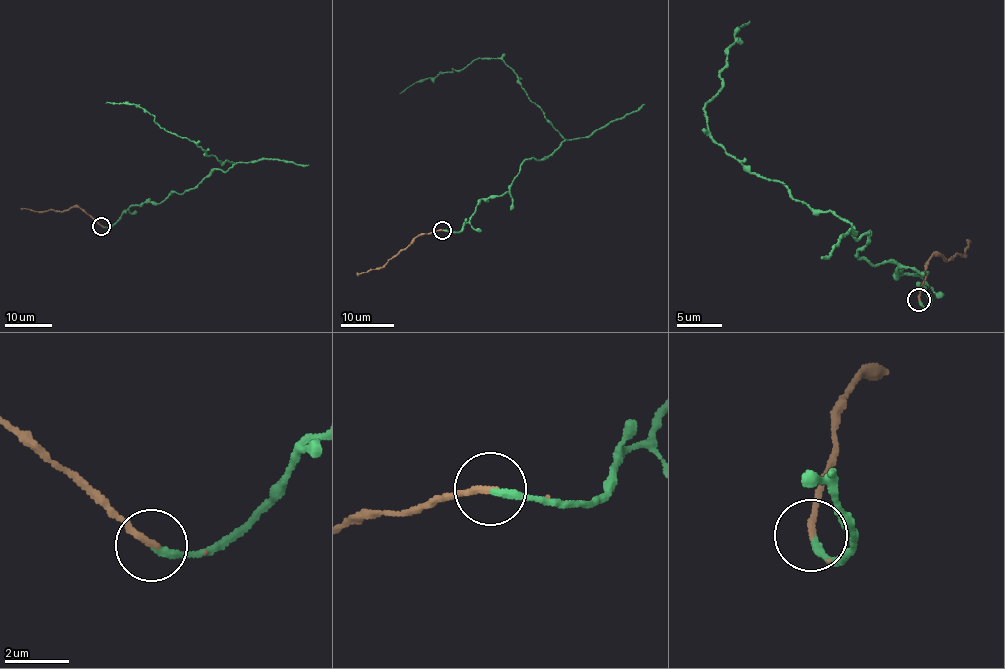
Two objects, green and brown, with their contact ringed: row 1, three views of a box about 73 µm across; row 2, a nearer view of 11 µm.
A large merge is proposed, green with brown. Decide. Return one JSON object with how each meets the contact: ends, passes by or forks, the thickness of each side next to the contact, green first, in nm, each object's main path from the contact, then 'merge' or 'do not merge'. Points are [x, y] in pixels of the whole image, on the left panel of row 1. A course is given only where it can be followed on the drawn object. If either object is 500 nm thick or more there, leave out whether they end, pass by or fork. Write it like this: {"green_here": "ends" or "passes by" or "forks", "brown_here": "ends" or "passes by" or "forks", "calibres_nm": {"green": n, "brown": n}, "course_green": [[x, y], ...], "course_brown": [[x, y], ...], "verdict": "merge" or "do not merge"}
{"green_here": "ends", "brown_here": "ends", "calibres_nm": {"green": 240, "brown": 240}, "course_green": [[102, 226], [112, 226], [127, 209], [193, 188], [233, 163], [208, 157], [136, 104], [106, 103]], "course_brown": [[102, 226], [79, 207], [61, 211], [21, 209]], "verdict": "merge"}

